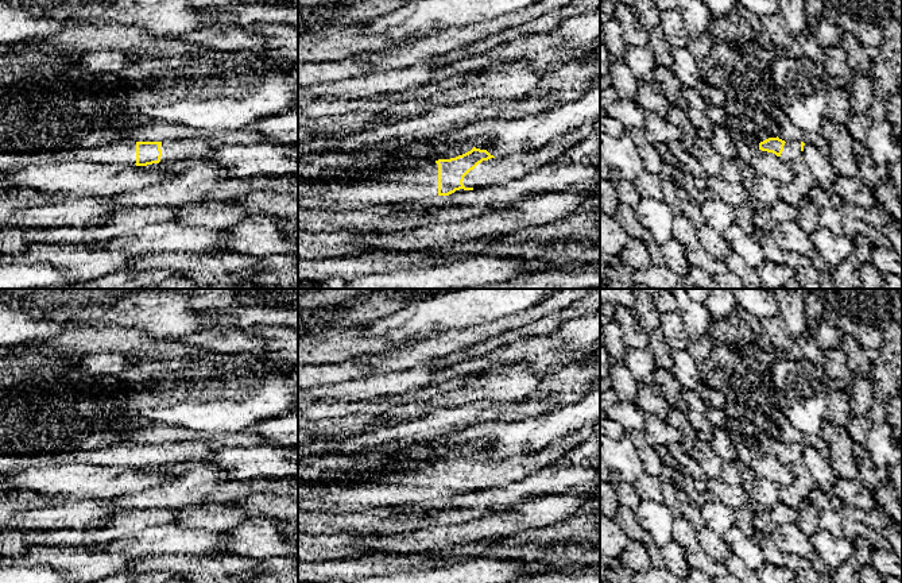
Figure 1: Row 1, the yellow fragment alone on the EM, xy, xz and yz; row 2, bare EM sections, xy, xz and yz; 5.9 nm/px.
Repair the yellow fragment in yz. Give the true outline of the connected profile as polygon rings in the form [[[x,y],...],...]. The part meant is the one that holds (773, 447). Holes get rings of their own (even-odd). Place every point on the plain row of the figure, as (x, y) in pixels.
[[[769,440],[759,445],[759,452],[773,455],[786,466],[802,462],[804,444],[785,444],[777,440]]]

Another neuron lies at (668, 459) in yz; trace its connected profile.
[[[657,447],[655,449],[657,449],[659,457],[662,459],[665,467],[671,468],[673,471],[685,472],[684,467],[674,459],[674,456],[667,449],[667,447]]]

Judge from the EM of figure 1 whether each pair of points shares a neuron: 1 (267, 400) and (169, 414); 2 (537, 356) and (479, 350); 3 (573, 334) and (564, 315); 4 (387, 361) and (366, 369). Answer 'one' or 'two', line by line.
1: one
2: two
3: two
4: two

